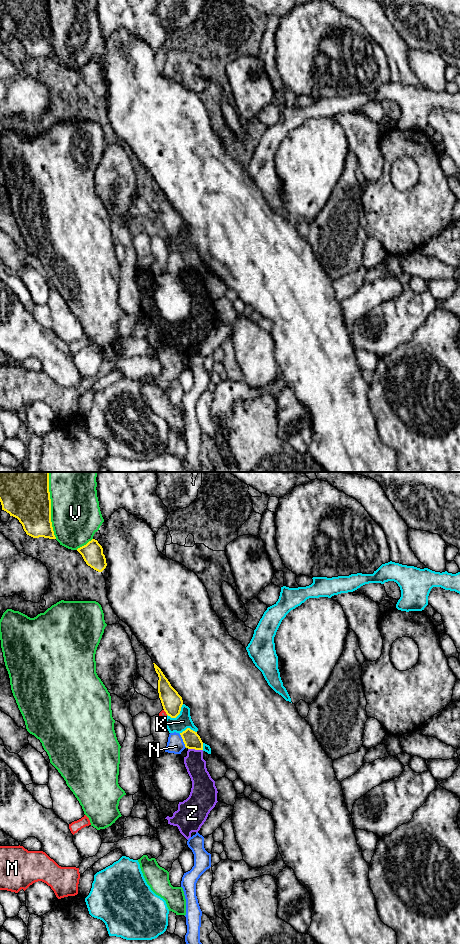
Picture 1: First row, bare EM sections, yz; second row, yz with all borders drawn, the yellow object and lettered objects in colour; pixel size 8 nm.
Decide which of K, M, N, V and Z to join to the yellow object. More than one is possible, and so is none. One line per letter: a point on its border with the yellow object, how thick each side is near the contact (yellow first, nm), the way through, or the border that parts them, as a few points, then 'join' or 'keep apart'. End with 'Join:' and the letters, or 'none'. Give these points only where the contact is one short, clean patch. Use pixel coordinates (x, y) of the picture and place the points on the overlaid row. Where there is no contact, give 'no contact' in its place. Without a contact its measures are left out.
K: contact yz (177, 715); calibres 160 and 130 nm; keep apart
M: contact yz (165, 711); calibres 160 and 50 nm; keep apart
N: contact yz (183, 741); calibres 140 and 140 nm; border yz (179, 734), (186, 747); keep apart
V: contact yz (50, 505); calibres 400 and 400 nm; keep apart
Z: contact yz (195, 749); calibres 140 and 160 nm; border yz (188, 748), (202, 750); keep apart
Join: none

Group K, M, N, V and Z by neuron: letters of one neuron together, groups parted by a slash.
K / M / N / V / Z

